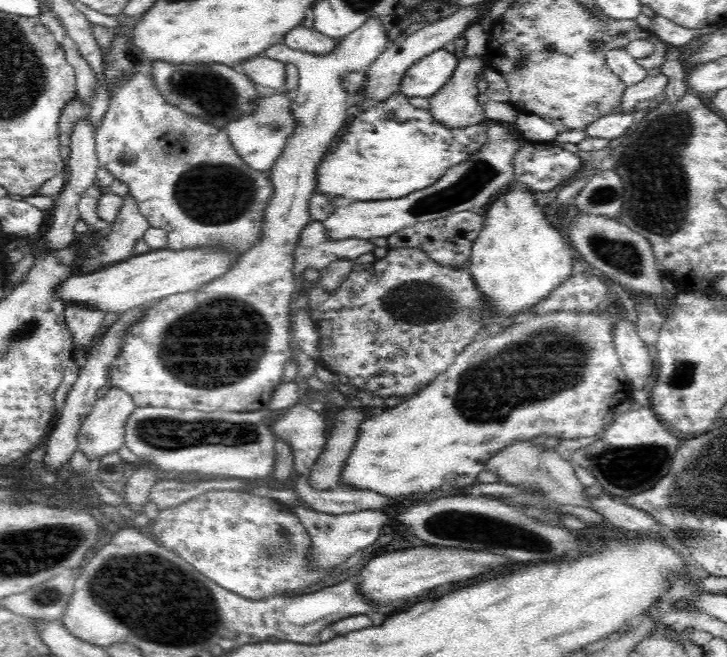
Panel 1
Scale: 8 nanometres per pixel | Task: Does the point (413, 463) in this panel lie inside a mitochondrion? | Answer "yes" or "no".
no

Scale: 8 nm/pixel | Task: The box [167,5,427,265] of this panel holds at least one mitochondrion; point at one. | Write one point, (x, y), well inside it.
(211, 193)

